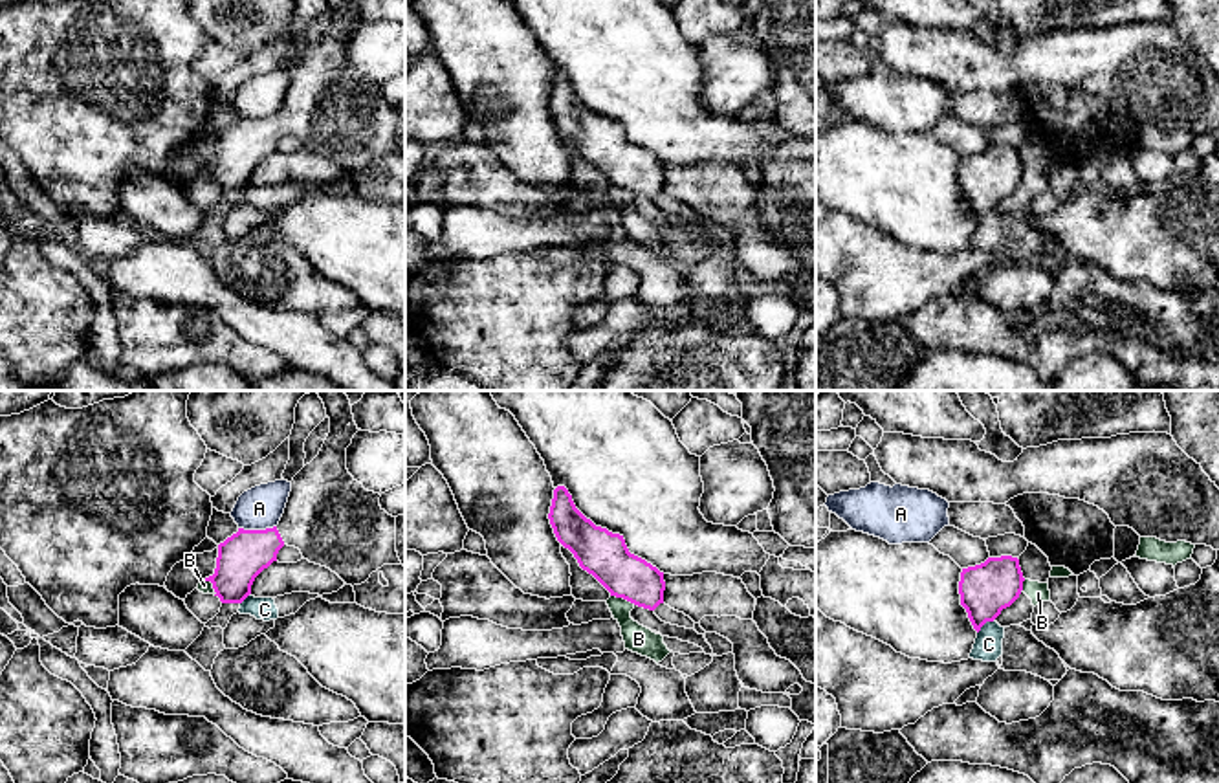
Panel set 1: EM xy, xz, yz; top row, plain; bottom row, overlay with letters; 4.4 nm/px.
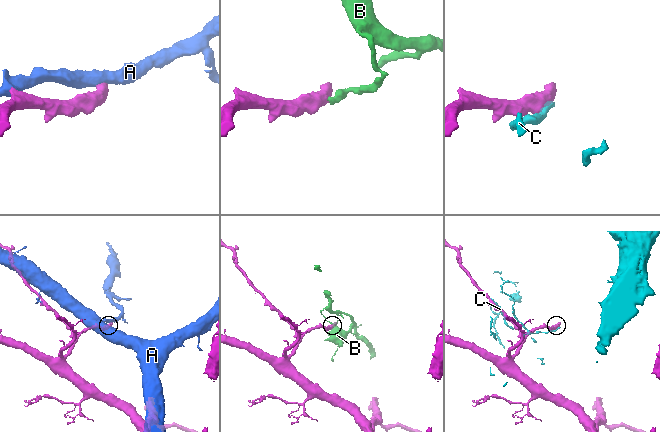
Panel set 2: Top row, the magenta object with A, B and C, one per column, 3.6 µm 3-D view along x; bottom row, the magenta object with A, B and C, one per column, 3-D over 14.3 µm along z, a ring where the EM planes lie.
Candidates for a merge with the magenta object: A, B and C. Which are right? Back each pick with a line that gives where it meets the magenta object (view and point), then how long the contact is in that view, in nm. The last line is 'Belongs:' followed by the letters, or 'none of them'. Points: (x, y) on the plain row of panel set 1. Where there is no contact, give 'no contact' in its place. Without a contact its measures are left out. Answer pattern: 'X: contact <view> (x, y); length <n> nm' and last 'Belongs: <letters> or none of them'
Belongs: none of them

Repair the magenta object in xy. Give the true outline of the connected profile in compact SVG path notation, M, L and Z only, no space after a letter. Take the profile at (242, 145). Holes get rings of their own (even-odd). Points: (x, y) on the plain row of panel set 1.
M326 0L330 22L319 44L291 70L291 81L277 116L244 119L218 134L213 172L222 193L242 193L251 183L255 167L277 150L279 139L288 134L301 139L310 152L335 161L346 174L365 172L383 154L401 154L396 141L396 106L379 95L379 83L368 81L346 59L346 37L359 20L352 0Z

